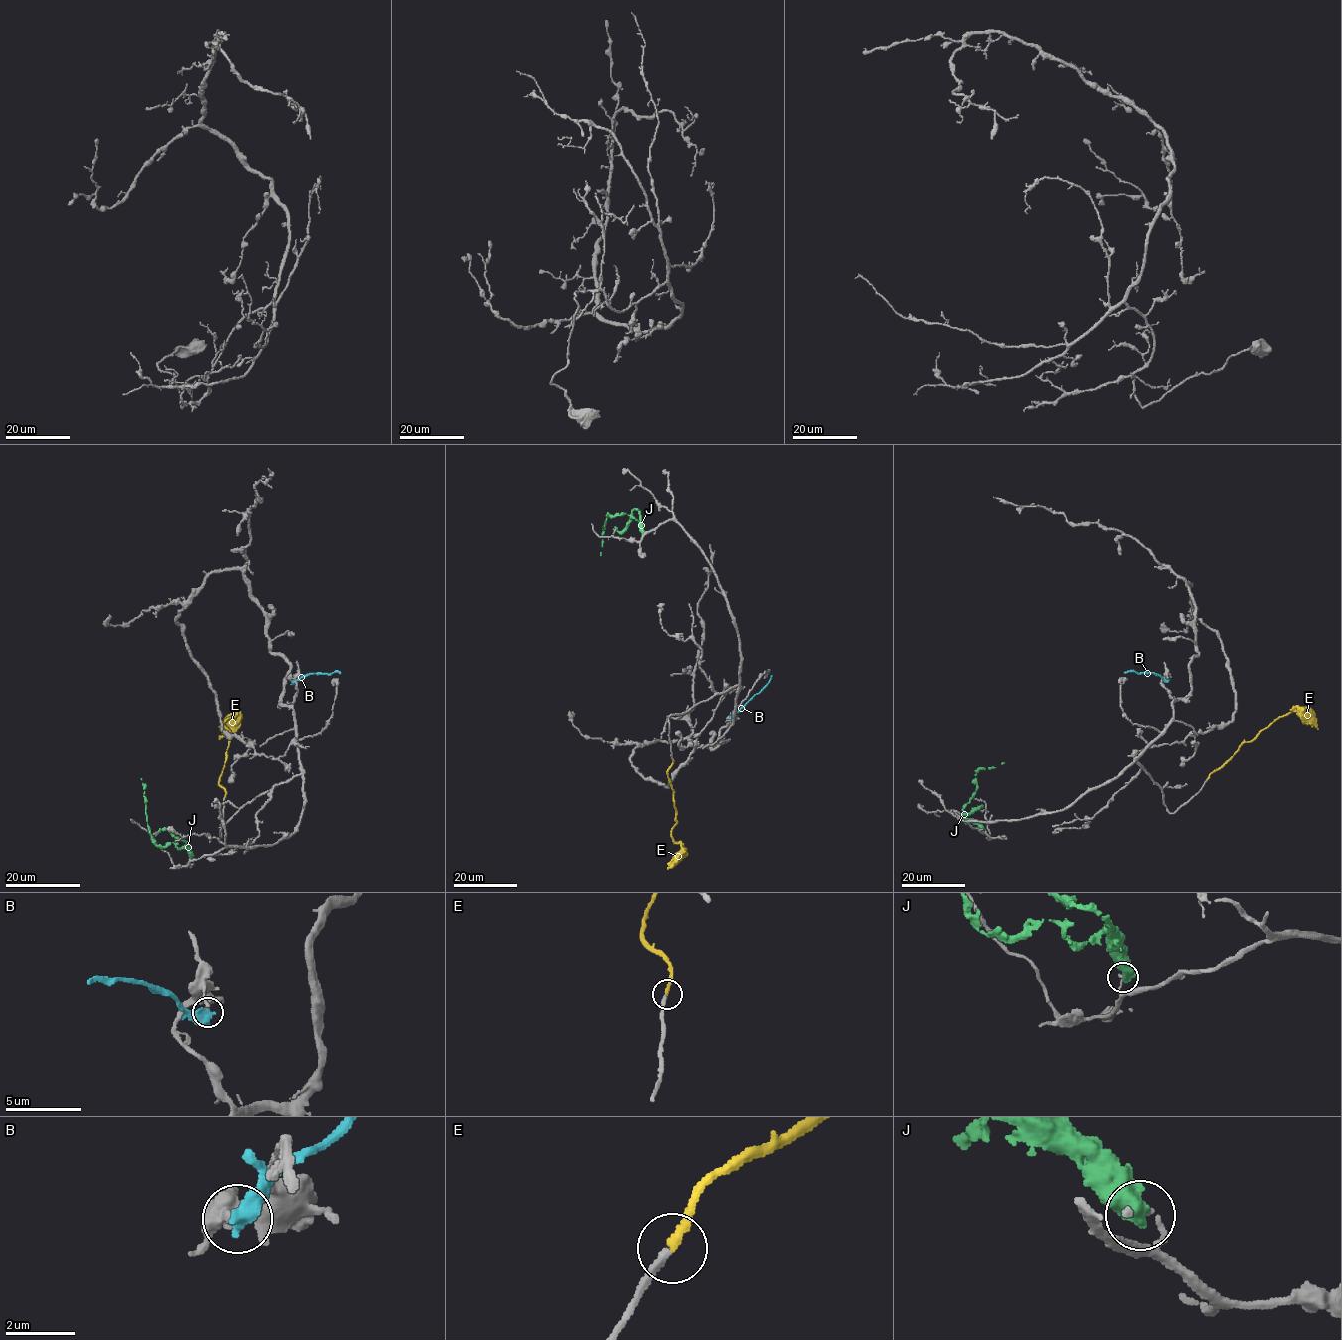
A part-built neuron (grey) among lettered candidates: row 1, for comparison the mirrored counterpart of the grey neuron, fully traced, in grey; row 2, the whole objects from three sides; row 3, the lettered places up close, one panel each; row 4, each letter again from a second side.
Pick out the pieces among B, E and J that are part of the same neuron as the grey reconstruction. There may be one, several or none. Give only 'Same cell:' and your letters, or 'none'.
Same cell: E

